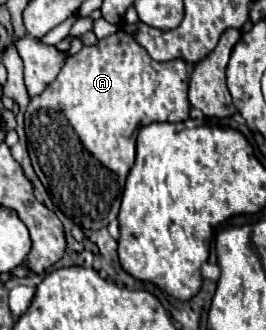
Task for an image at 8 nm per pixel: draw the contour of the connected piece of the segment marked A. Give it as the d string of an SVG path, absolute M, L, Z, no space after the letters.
M117 31L105 39L99 39L95 45L85 45L77 55L69 55L65 65L61 67L59 75L55 77L53 83L49 83L45 87L45 91L37 97L31 99L27 113L25 113L25 135L27 135L27 145L29 145L29 155L31 155L31 163L33 169L37 173L37 177L41 179L41 183L45 185L47 193L51 195L51 201L69 217L73 219L77 225L85 227L85 229L101 229L107 227L119 213L119 205L121 205L121 193L127 181L127 175L135 163L135 133L139 131L139 127L149 125L153 121L185 121L189 117L189 109L191 103L187 99L187 83L189 83L189 73L187 73L187 63L183 59L175 59L175 61L167 61L167 63L159 63L153 61L147 51L143 51L143 47L139 47L139 43L135 43L135 39L125 33L125 31Z

